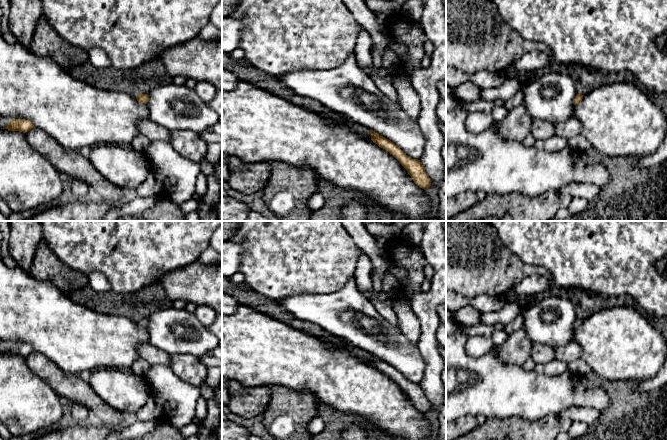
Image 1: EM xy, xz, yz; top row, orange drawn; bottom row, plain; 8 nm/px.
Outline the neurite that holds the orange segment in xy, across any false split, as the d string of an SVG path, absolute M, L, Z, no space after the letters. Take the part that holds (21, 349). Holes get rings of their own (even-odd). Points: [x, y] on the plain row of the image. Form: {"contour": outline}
{"contour": "M12 343L7 351L1 353L8 353L10 355L19 355L19 356L26 357L30 355L32 352L34 352L34 349L28 344Z"}

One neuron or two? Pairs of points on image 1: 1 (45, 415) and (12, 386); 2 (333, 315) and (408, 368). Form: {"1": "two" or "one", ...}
{"1": "one", "2": "one"}

